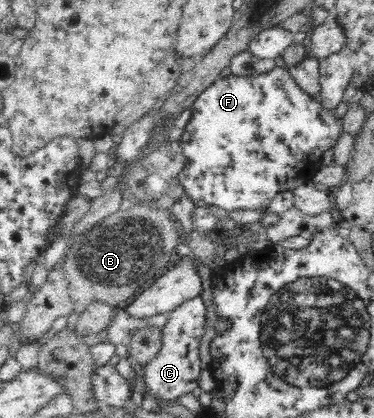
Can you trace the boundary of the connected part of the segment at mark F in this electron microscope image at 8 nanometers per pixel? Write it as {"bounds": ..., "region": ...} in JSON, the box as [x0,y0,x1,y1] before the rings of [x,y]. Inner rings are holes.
{"bounds":[178,66,343,211],"region":[[[286,66],[260,76],[231,74],[219,78],[191,104],[191,117],[179,138],[186,166],[178,173],[185,194],[196,207],[218,206],[226,211],[262,210],[280,192],[294,191],[313,180],[322,154],[332,148],[343,132],[341,119],[326,110],[320,100],[302,90]]]}

